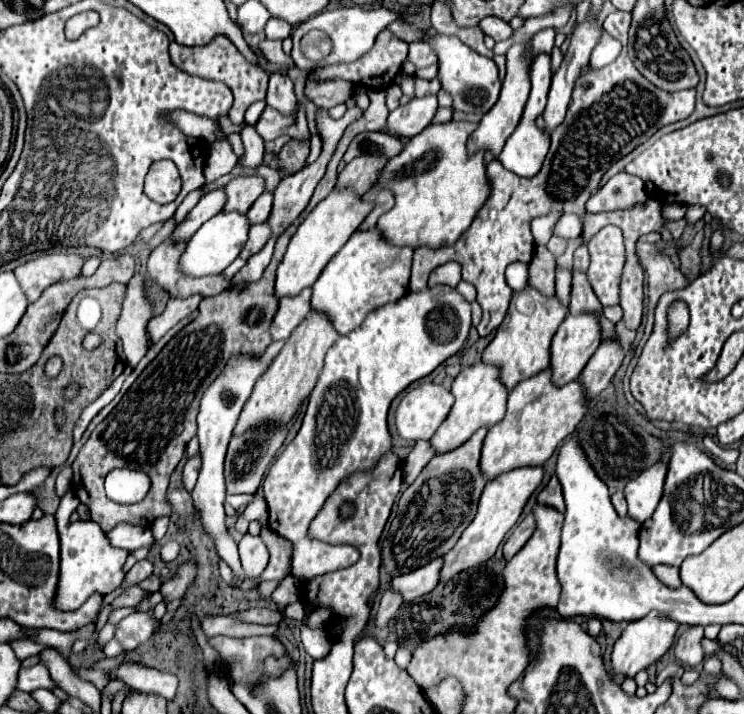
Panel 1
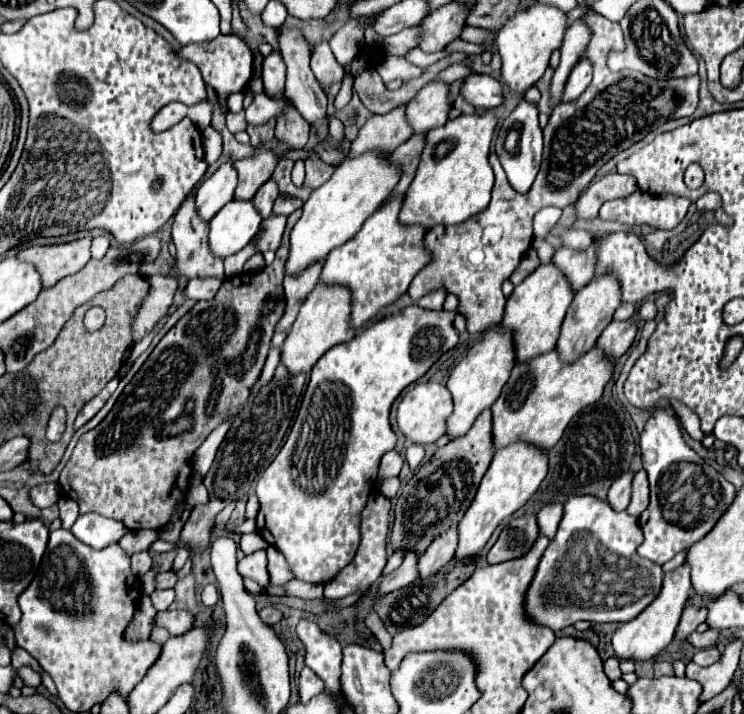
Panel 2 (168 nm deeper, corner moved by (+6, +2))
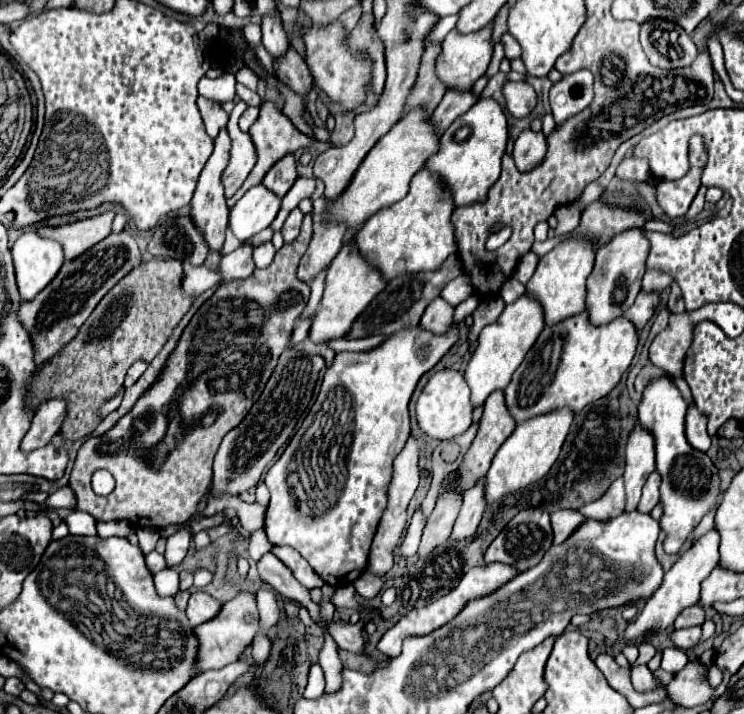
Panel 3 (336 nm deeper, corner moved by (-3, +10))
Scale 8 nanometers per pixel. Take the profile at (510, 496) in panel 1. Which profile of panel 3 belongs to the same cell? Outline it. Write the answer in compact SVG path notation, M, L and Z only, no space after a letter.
M558 410L554 414L544 414L544 416L518 424L516 430L508 436L508 440L496 452L492 466L486 474L486 486L484 486L486 504L490 506L498 498L508 496L508 494L512 494L520 488L526 488L526 486L538 482L540 478L544 478L560 454L562 442L566 440L566 434L570 430L570 422L572 422L570 410Z

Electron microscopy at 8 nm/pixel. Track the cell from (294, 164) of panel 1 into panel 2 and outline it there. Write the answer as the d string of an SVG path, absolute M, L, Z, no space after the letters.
M289 104L289 110L285 110L281 118L277 118L275 138L289 144L295 150L301 150L309 140L309 130L311 130L309 122L305 122L305 118L301 118L297 108Z

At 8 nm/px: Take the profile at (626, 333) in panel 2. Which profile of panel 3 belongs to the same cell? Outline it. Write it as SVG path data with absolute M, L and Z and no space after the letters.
M640 292L636 302L624 312L624 318L630 320L636 326L636 330L642 330L646 326L646 322L652 318L656 306L658 306L658 294L656 292L654 294Z

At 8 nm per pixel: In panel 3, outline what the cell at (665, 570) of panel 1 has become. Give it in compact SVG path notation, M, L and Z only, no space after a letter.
M714 508L713 511L708 512L708 514L706 514L701 520L700 524L694 529L694 541L698 540L703 534L706 534L713 529L716 510L717 508Z

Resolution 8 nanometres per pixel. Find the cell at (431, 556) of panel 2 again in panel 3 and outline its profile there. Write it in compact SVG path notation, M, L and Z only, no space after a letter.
M482 478L482 482L478 482L478 486L470 488L464 494L462 508L460 508L460 514L454 522L450 540L458 542L458 540L472 538L476 534L480 520L482 520L482 512L484 512L484 478Z

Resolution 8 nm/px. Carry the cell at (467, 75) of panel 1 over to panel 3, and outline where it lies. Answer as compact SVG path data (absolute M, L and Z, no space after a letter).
M506 82L502 88L508 110L516 118L524 118L536 106L536 92L528 82Z

